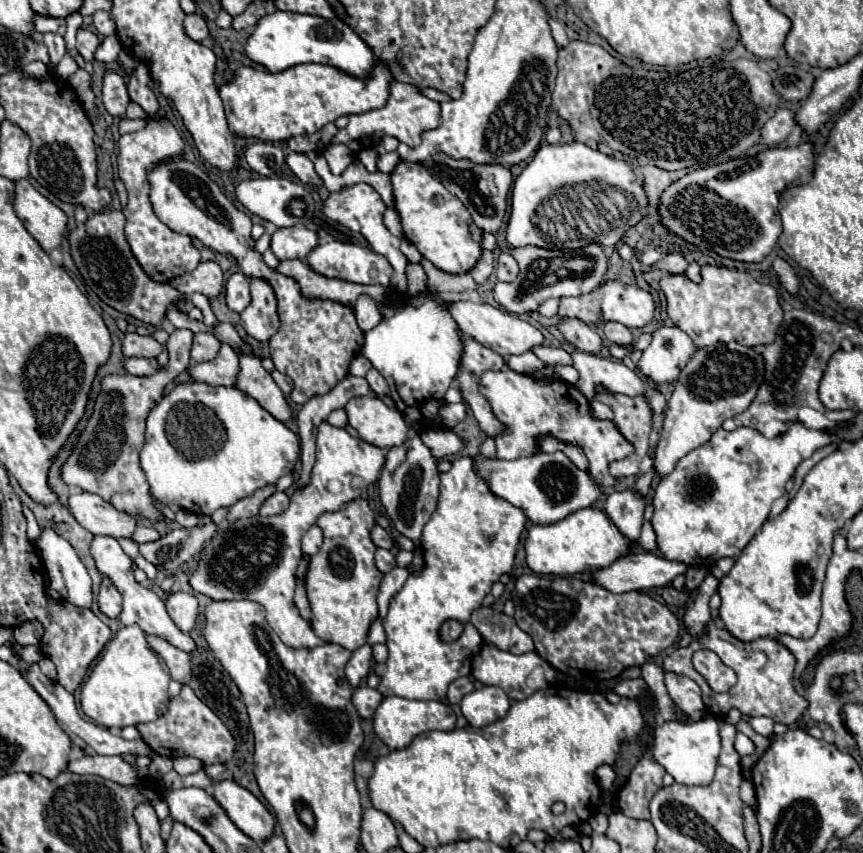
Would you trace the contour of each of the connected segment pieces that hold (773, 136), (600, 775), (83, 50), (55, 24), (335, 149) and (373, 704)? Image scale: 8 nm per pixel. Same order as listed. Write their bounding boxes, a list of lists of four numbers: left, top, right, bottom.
[[762,108,796,146],[595,765,615,790],[76,28,100,62],[32,14,64,34],[324,144,354,176],[352,686,384,718]]

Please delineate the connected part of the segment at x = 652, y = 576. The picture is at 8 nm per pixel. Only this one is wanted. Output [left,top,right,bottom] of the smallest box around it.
[590,552,686,592]

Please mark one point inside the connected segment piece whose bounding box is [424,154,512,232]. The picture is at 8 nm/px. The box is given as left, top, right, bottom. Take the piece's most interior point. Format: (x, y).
(483, 190)

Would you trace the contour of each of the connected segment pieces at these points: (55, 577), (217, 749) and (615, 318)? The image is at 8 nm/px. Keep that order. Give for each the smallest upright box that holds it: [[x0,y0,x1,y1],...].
[[36,528,92,608],[136,686,238,766],[558,280,654,328]]

